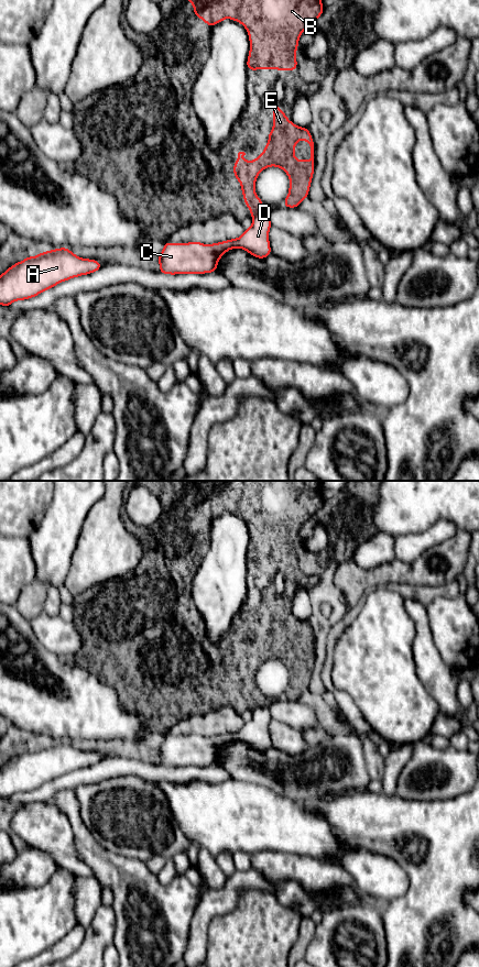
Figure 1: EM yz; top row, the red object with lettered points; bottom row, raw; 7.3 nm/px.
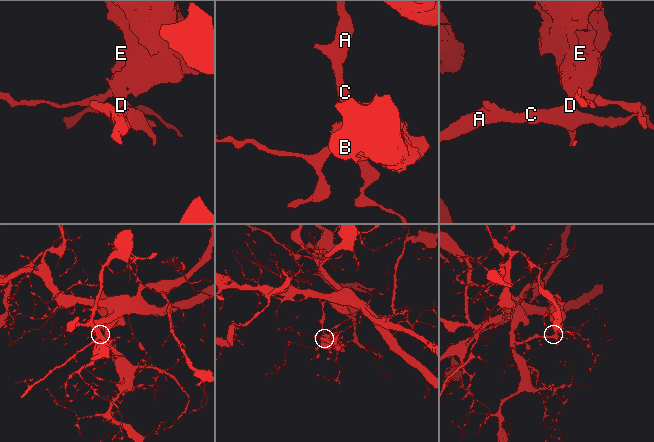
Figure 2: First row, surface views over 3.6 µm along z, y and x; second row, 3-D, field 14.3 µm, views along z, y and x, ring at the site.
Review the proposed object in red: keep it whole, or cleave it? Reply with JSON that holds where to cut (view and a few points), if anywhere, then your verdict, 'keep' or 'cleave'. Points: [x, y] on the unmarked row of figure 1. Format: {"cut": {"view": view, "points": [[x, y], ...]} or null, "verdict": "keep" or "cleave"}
{"cut": {"view": "yz", "points": [[263, 702], [252, 710]]}, "verdict": "cleave"}

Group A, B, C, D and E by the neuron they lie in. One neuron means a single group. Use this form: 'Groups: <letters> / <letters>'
Groups: A C D / B E

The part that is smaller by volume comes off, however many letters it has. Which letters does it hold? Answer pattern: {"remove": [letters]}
{"remove": ["B", "E"]}

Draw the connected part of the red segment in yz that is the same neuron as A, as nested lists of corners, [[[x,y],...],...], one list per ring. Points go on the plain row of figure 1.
[[[67,740],[28,749],[0,768],[0,798],[9,800],[13,794],[33,791],[62,774],[101,760],[97,752],[79,750]]]

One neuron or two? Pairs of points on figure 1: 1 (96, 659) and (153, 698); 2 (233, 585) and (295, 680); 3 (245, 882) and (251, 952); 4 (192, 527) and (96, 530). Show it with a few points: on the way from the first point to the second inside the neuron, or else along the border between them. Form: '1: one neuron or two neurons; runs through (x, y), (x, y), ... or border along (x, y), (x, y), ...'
1: one neuron; runs through (110, 659), (115, 659), (139, 683)
2: two neurons; border along (247, 582), (246, 601), (232, 624)
3: two neurons; border along (271, 891), (247, 889), (228, 910)
4: two neurons; border along (127, 529), (139, 541), (142, 550)

